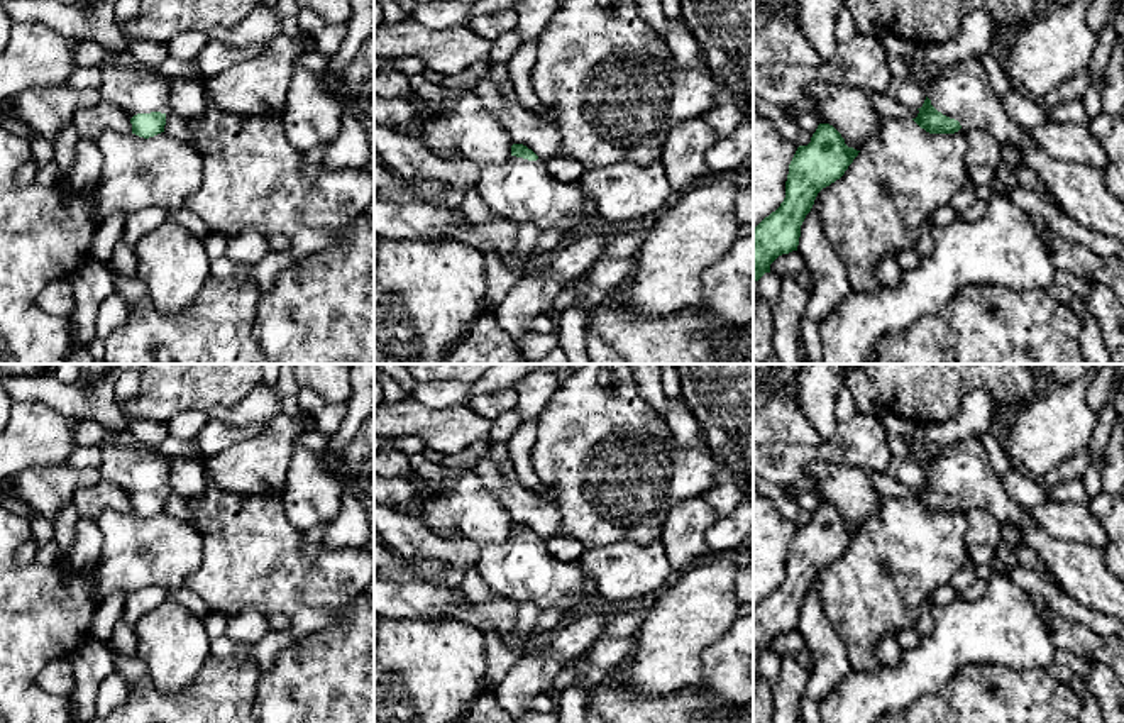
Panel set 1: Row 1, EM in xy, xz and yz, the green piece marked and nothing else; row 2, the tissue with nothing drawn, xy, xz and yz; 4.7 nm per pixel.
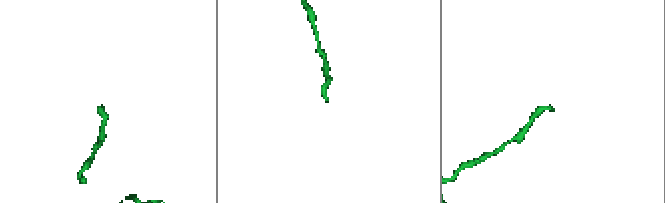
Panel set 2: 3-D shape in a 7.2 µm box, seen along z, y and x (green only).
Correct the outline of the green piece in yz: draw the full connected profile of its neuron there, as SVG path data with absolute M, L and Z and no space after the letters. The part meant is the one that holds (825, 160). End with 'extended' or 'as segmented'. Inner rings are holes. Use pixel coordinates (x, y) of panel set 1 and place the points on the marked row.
M819 124L811 142L797 147L784 201L753 229L753 281L770 273L779 256L797 251L801 225L818 193L840 179L858 152L829 124Z; as segmented

